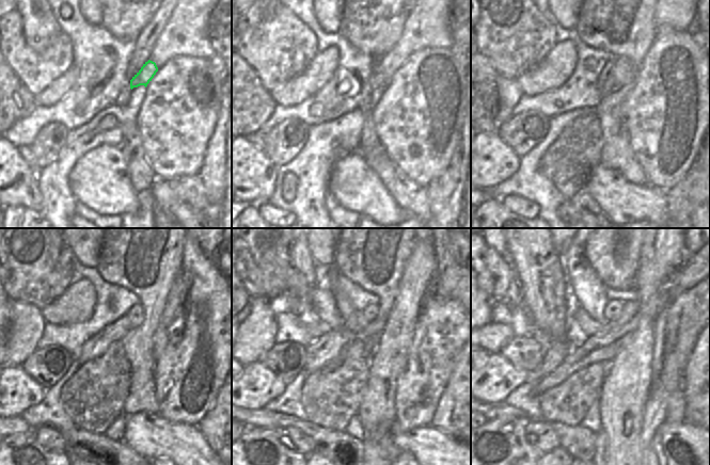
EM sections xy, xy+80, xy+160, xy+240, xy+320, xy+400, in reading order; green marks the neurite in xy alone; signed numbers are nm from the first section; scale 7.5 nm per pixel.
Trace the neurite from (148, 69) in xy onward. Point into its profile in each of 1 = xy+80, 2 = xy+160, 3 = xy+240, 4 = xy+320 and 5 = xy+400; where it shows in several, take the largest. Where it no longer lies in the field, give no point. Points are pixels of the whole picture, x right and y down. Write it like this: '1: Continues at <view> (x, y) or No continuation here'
1: Continues at xy+80 (376, 79)
2: Continues at xy+160 (608, 86)
3: Continues at xy+240 (96, 346)
4: Continues at xy+320 (318, 353)
5: Continues at xy+400 (556, 351).

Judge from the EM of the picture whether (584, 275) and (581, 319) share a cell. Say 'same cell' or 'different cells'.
different cells

